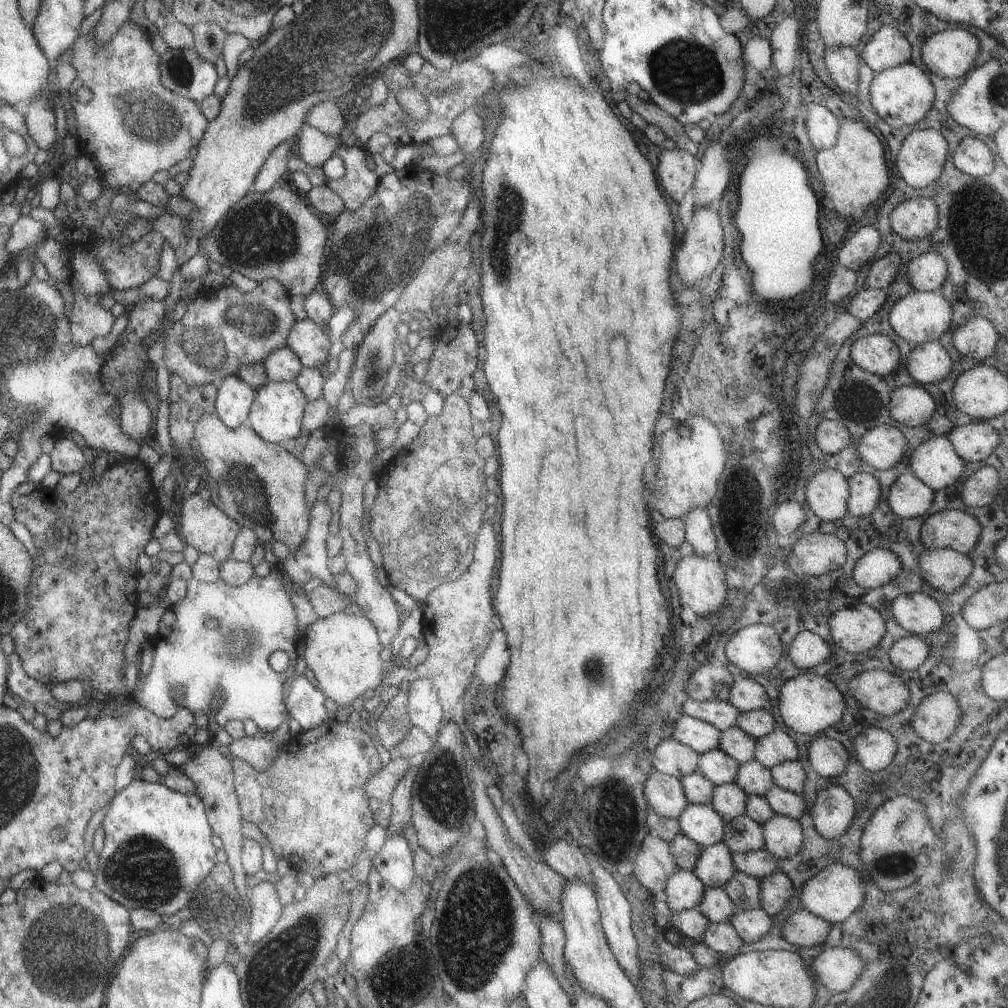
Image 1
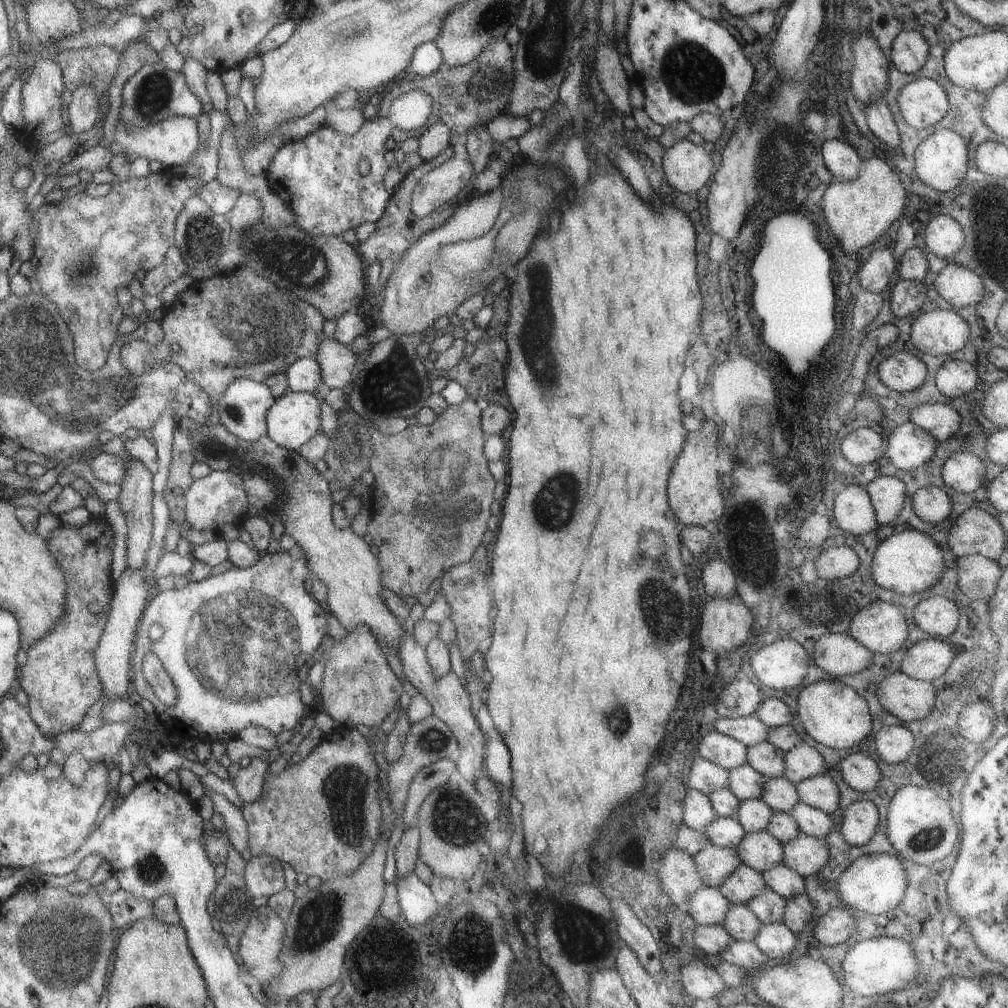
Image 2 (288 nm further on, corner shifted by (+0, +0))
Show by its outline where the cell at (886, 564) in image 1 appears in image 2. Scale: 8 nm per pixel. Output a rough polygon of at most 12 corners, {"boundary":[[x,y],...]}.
{"boundary":[[919,530],[889,536],[871,562],[873,582],[899,596],[945,574],[939,544]]}

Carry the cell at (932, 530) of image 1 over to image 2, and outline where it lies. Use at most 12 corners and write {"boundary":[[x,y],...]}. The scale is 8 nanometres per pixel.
{"boundary":[[969,508],[943,540],[957,558],[995,562],[1007,546],[999,520]]}

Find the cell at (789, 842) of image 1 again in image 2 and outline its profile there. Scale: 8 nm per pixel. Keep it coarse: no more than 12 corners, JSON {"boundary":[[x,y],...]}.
{"boundary":[[801,834],[783,864],[807,878],[829,862],[825,838]]}

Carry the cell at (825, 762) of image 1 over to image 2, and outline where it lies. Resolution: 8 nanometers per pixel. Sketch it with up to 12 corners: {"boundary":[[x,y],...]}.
{"boundary":[[863,752],[845,756],[833,774],[861,794],[881,784],[877,764]]}

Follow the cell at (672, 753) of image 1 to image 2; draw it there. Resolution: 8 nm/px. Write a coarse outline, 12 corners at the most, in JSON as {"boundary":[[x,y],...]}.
{"boundary":[[695,756],[689,790],[711,794],[729,784],[729,772]]}

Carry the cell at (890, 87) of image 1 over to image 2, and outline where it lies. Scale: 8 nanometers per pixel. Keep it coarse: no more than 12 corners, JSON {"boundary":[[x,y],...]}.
{"boundary":[[929,78],[897,94],[903,120],[933,128],[949,112],[943,86]]}

